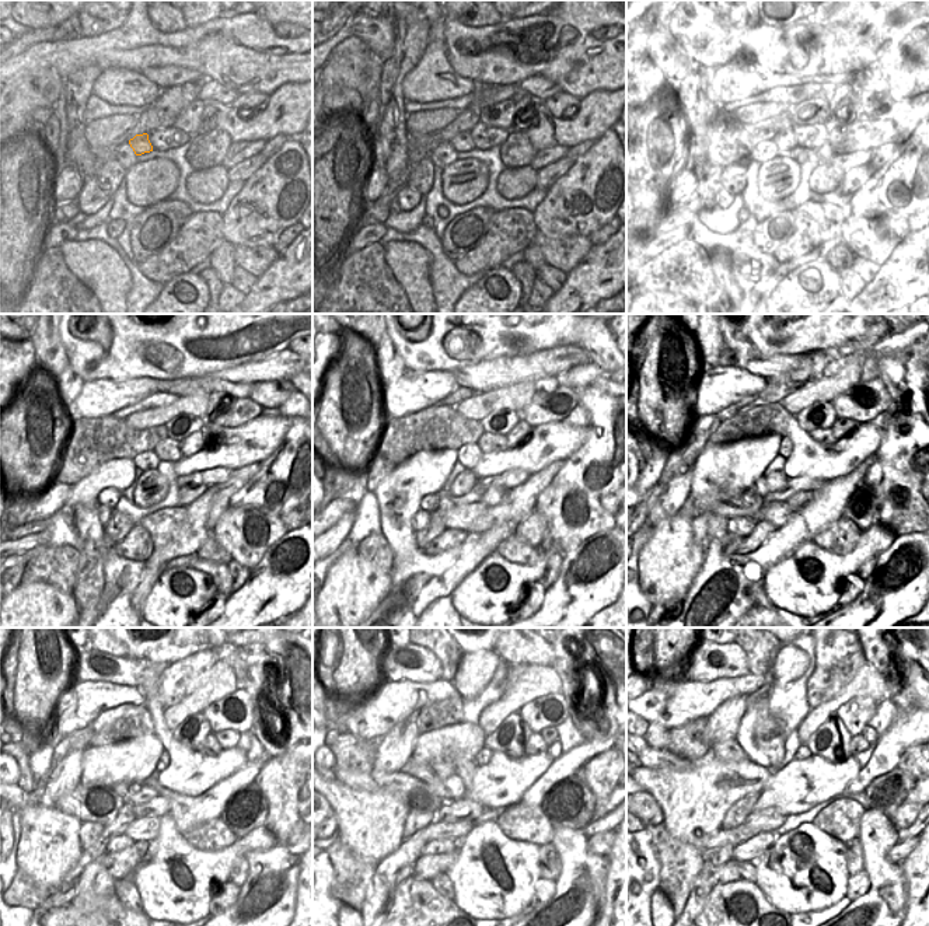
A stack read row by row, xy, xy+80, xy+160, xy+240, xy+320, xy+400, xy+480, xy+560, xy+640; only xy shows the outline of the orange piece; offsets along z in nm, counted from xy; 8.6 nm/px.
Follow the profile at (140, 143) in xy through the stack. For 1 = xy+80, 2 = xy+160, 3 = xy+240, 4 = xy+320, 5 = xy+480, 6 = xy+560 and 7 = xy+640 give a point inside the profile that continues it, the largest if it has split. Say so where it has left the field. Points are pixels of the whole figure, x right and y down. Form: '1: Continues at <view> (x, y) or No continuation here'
1: Continues at xy+80 (463, 142)
2: Continues at xy+160 (781, 142)
3: Continues at xy+240 (167, 450)
4: Continues at xy+320 (488, 443)
5: Continues at xy+480 (210, 747)
6: Continues at xy+560 (535, 745)
7: Continues at xy+640 (858, 744)

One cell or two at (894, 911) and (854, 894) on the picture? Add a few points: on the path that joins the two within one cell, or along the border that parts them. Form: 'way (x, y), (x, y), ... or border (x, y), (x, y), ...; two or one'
border (865, 870), (869, 879), (869, 888), (851, 902); two

